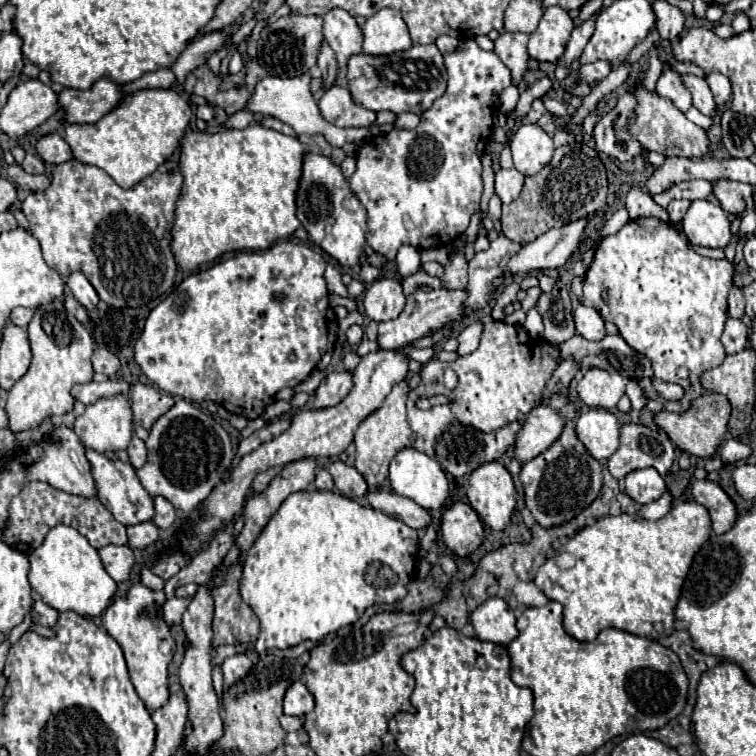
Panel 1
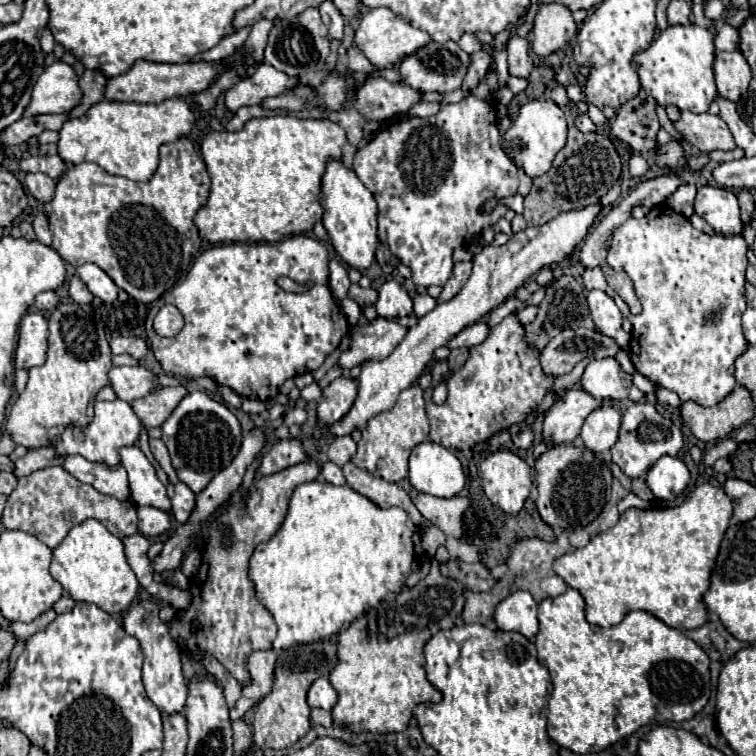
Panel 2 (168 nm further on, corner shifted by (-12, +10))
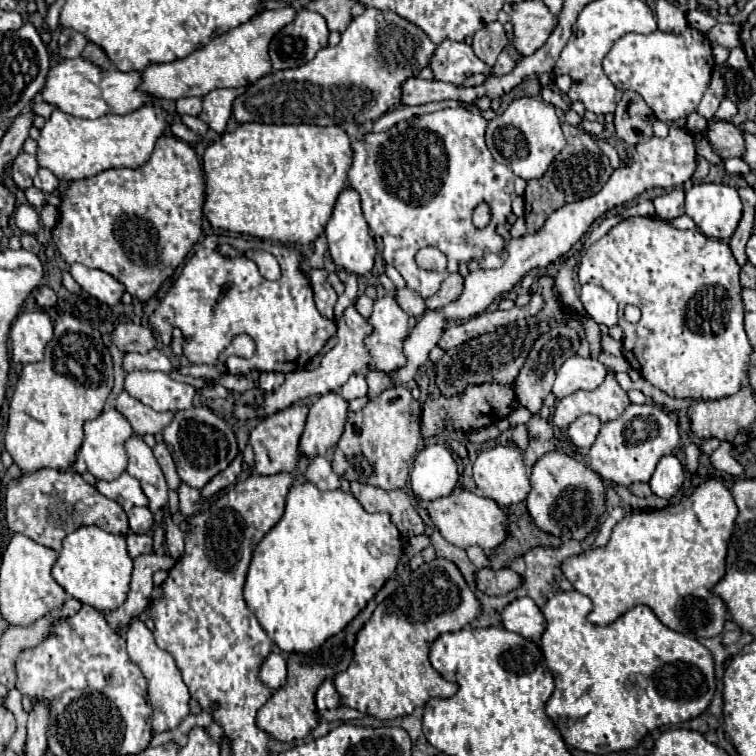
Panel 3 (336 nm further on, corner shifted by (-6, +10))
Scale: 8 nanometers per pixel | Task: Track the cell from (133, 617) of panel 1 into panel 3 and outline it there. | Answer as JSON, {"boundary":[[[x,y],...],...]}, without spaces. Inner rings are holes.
{"boundary":[[[134,620],[126,630],[126,642],[128,642],[128,656],[130,660],[142,670],[142,674],[148,680],[148,696],[150,704],[154,708],[152,716],[152,730],[154,732],[166,732],[174,730],[188,714],[190,714],[190,692],[182,680],[182,674],[174,662],[174,656],[170,652],[160,650],[154,642],[152,632],[144,626],[142,620]]]}

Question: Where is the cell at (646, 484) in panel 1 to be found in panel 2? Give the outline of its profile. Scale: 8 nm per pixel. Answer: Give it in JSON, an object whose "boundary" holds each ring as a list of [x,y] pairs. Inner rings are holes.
{"boundary":[[[662,456],[646,474],[646,484],[660,500],[674,500],[688,486],[690,472],[680,458]]]}

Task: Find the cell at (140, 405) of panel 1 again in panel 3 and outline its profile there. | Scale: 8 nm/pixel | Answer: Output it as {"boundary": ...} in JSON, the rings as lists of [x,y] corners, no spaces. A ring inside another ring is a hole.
{"boundary":[[[122,390],[116,398],[116,408],[122,412],[122,416],[130,422],[134,434],[146,436],[146,434],[158,434],[162,432],[170,420],[174,418],[174,412],[156,412],[150,406],[142,404],[140,400],[132,398],[126,390]]]}

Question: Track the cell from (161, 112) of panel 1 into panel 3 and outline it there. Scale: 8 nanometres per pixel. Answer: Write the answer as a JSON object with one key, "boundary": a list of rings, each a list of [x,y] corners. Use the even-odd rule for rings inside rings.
{"boundary":[[[146,104],[126,116],[108,114],[96,120],[76,118],[62,110],[54,110],[40,132],[36,160],[40,168],[50,170],[62,182],[84,180],[108,168],[138,168],[150,158],[154,144],[162,136],[164,128],[166,112],[152,104]]]}

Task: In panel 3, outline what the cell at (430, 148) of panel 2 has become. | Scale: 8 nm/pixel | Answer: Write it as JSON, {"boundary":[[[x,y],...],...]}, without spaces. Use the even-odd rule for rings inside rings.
{"boundary":[[[444,108],[404,120],[388,132],[370,132],[352,144],[354,162],[348,172],[348,184],[360,194],[362,212],[370,226],[370,233],[379,245],[385,263],[394,266],[406,280],[406,286],[422,298],[430,298],[446,276],[458,272],[462,262],[480,262],[486,252],[494,252],[498,256],[504,252],[506,244],[504,238],[496,234],[496,226],[504,224],[512,214],[510,204],[514,196],[514,172],[492,158],[484,144],[486,126],[488,120],[478,112],[474,114],[464,108]],[[482,202],[490,206],[492,218],[490,224],[480,230],[472,224],[472,210]],[[424,246],[434,246],[448,256],[448,272],[426,272],[416,268],[414,254]]]}

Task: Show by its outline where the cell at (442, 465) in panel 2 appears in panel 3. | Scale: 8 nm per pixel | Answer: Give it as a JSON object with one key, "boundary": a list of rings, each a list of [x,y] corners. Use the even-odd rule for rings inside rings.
{"boundary":[[[430,444],[418,452],[410,474],[410,486],[416,498],[436,500],[448,496],[456,482],[458,466],[446,446]]]}

